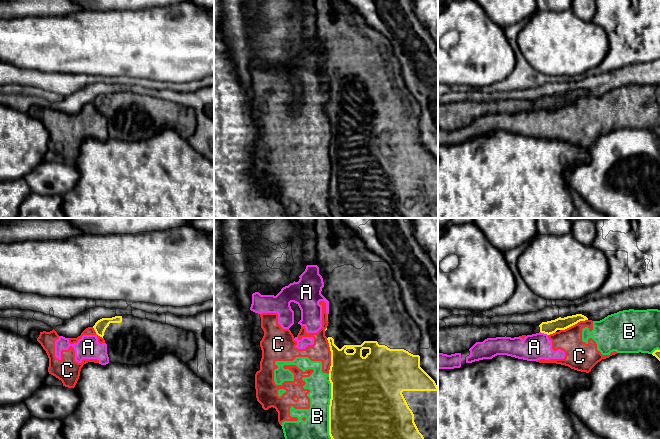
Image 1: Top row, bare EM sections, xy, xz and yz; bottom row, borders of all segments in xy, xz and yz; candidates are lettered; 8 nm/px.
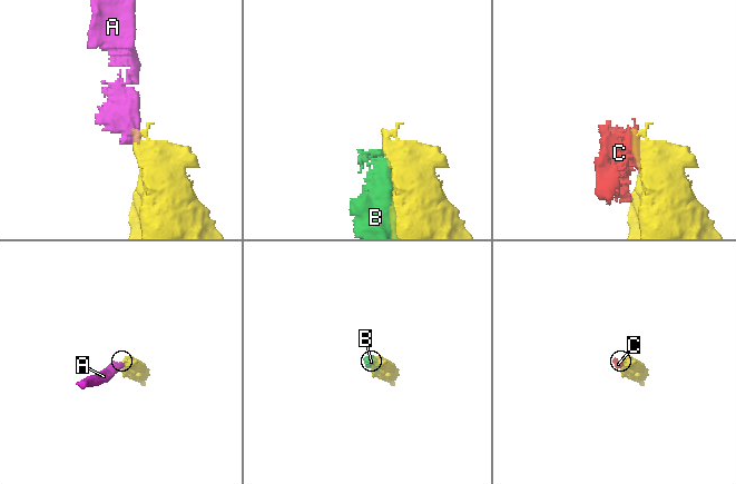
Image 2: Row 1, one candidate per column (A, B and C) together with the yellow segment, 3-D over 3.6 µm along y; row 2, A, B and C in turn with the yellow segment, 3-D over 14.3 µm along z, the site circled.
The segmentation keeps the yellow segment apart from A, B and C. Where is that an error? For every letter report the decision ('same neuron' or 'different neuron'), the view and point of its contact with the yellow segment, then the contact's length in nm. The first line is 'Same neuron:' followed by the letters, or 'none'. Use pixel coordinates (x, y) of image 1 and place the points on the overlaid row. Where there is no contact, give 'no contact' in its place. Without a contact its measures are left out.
Same neuron: none
A: different neuron | yz (544, 333) | 70 nm
B: different neuron | xz (329, 409) | 480 nm
C: different neuron | xz (331, 356) | 280 nm

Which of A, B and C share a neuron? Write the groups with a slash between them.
A B C

